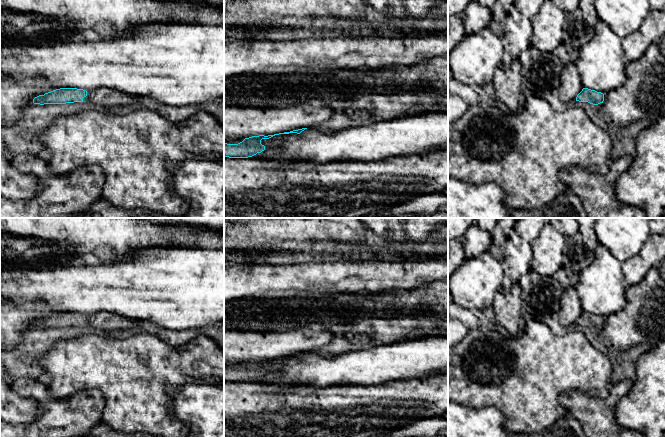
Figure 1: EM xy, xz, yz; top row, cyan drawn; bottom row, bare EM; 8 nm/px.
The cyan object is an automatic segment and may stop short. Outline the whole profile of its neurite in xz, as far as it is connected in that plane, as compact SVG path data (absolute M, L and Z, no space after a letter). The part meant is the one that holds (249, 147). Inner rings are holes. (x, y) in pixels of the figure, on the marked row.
M274 134L274 135L259 135L259 136L252 136L249 138L245 138L242 142L238 144L227 144L224 143L224 157L229 157L229 158L248 158L256 155L257 153L261 153L262 151L265 150L265 146L261 144L262 139L269 139L275 135L279 134Z

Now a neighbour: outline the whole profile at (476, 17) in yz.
M473 0L460 16L467 35L473 35L489 27L493 15L491 9Z

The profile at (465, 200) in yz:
M448 176L448 218L509 218L504 193L493 182L475 185Z

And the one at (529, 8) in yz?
M515 0L516 9L529 19L534 18L545 0Z

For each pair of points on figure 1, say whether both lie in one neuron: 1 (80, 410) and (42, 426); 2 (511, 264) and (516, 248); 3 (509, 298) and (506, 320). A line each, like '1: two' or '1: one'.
1: one
2: one
3: one

